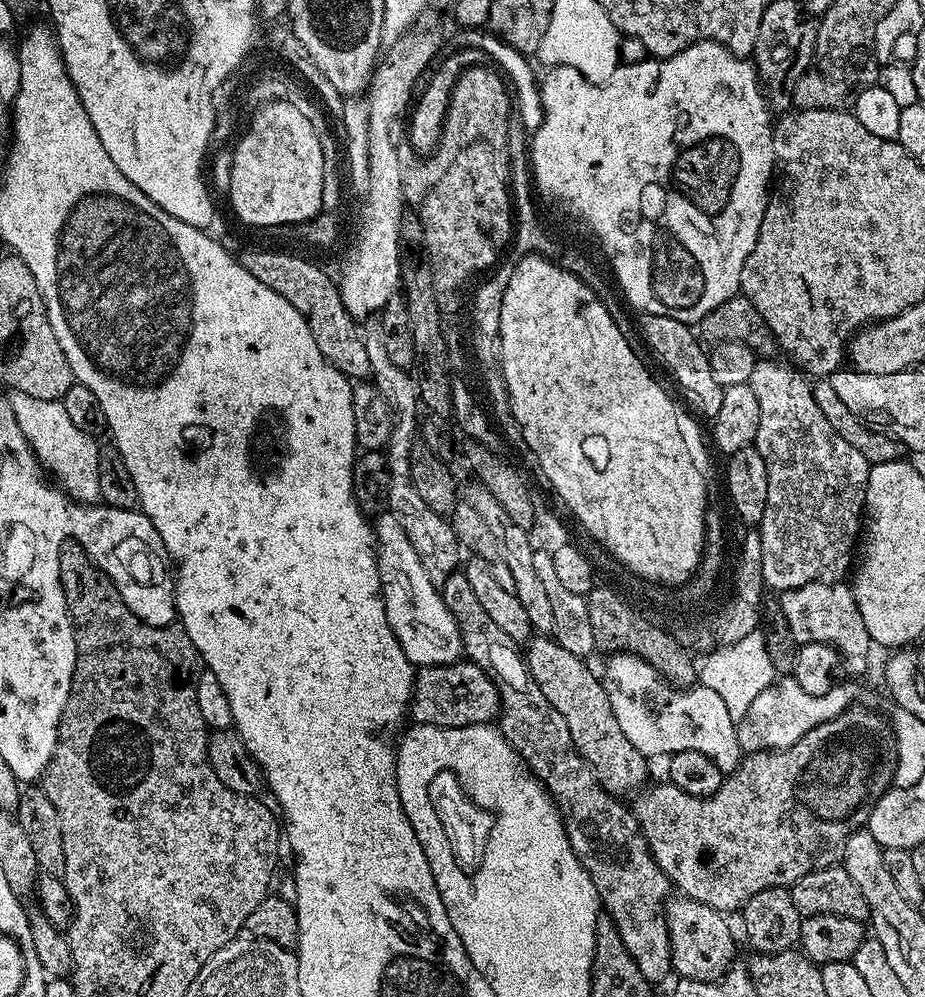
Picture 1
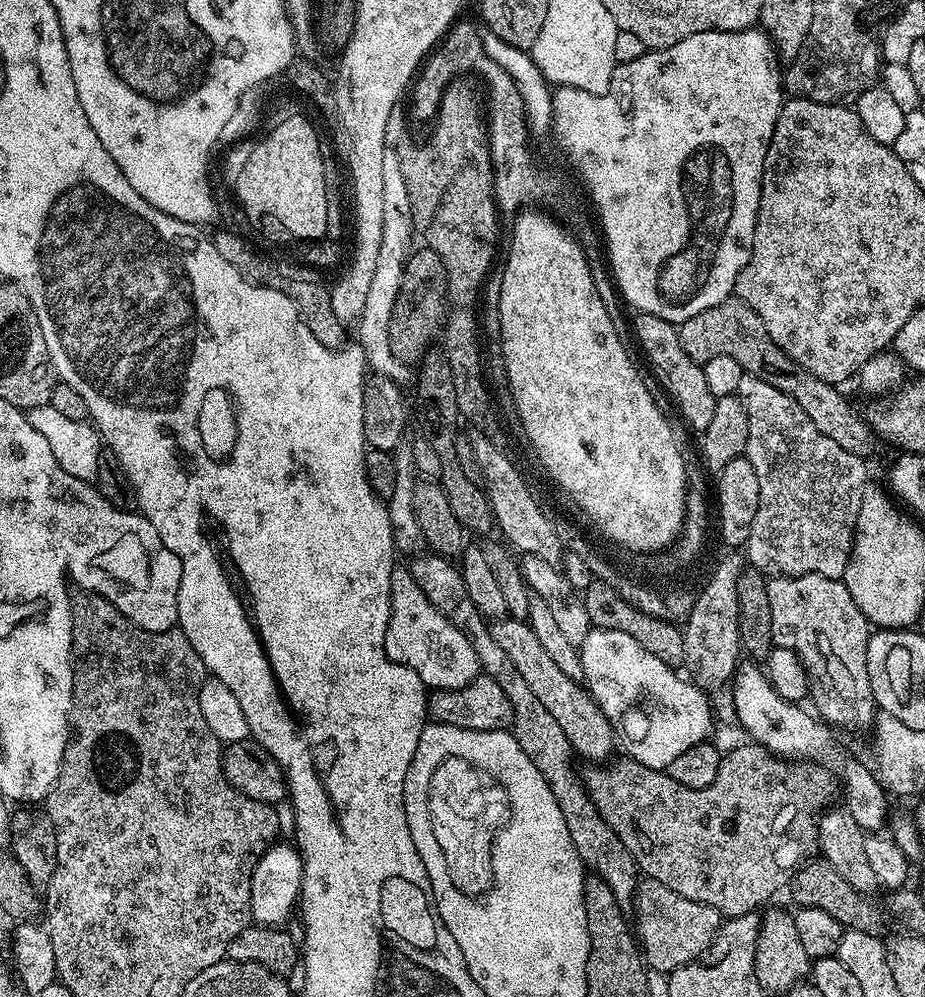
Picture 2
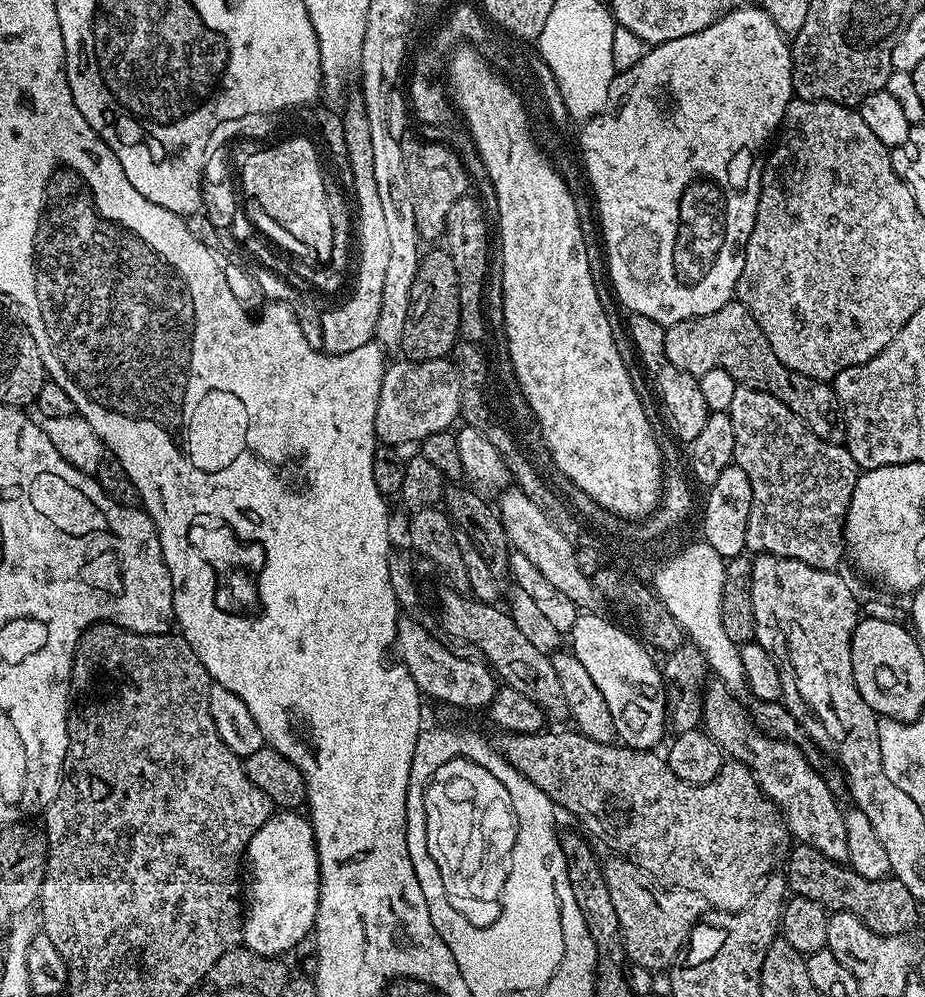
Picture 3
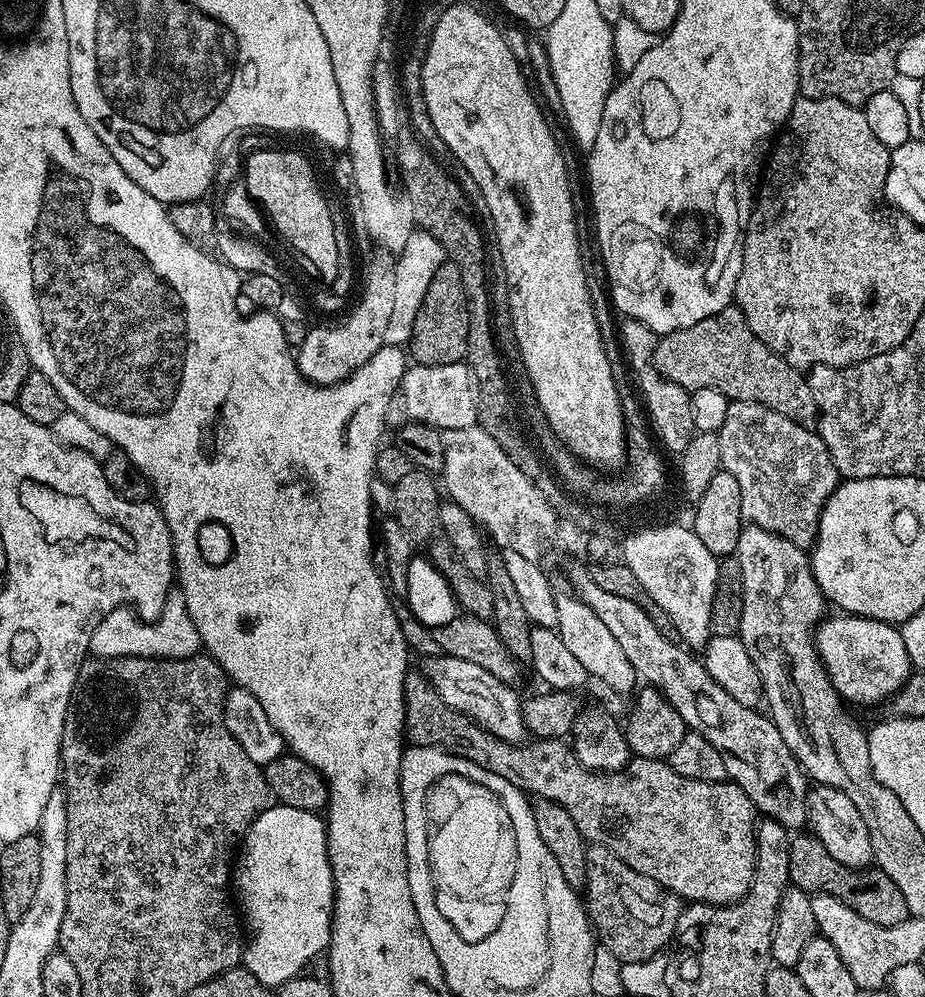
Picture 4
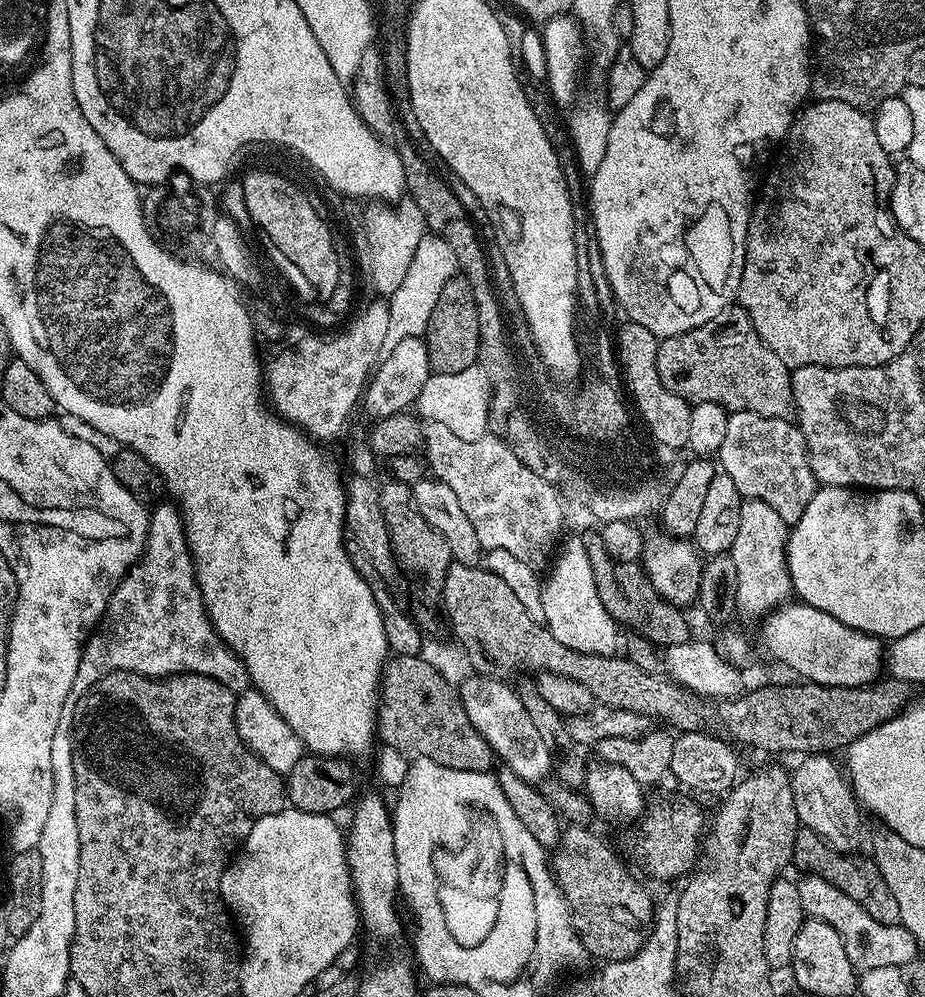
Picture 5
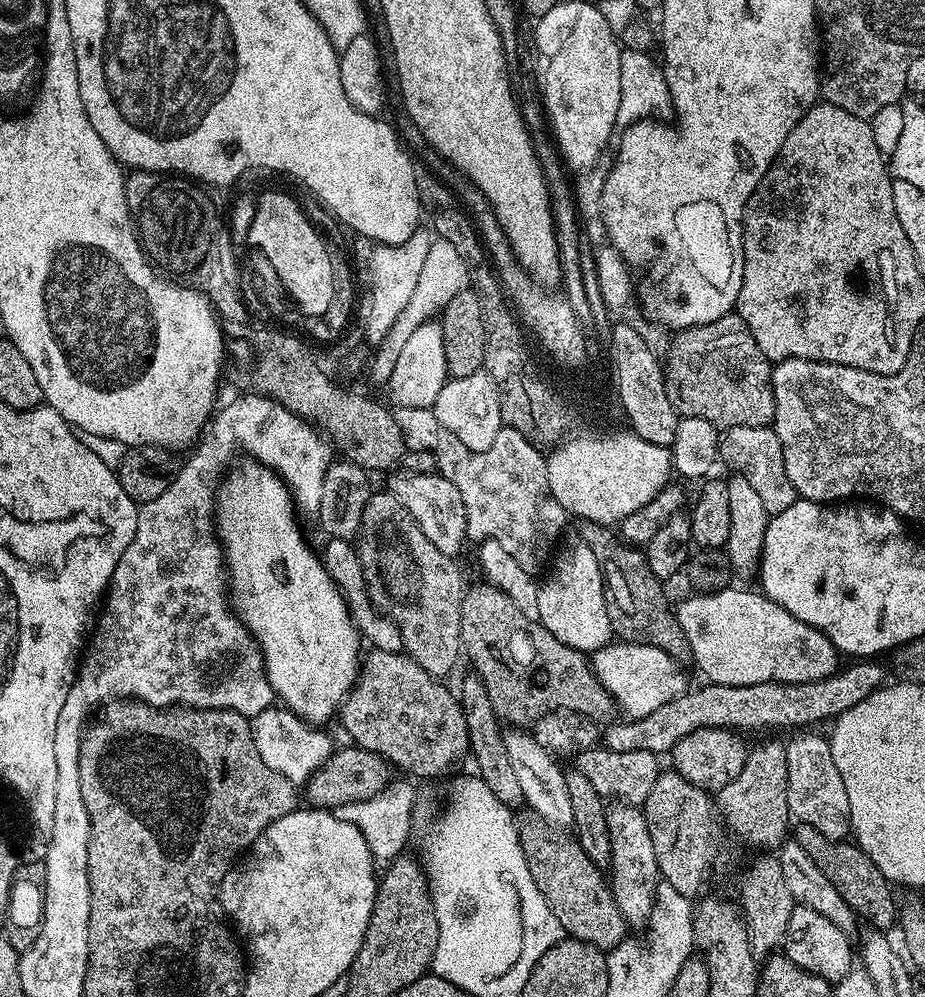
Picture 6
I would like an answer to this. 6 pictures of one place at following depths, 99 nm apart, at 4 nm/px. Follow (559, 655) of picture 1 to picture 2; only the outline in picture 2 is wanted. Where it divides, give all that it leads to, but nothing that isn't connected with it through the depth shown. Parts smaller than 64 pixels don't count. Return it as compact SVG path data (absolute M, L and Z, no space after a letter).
M501 618L491 625L490 631L499 653L530 687L538 702L541 702L542 706L545 706L546 710L553 715L554 720L558 722L558 726L566 734L572 746L573 753L592 760L588 762L607 761L613 755L611 752L614 729L609 724L606 714L602 714L601 708L597 706L591 693L583 685L568 678L551 661L542 642L539 641L537 634L527 621Z

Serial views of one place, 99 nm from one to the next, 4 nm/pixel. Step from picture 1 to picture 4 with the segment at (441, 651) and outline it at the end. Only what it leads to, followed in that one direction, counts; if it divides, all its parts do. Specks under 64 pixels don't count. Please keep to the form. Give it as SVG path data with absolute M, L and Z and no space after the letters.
M443 654L430 656L423 661L423 664L422 675L431 682L442 702L446 702L446 706L470 717L478 726L482 726L487 732L506 742L525 743L524 710L521 697L516 697L515 687L504 684L473 662L456 660L452 656Z

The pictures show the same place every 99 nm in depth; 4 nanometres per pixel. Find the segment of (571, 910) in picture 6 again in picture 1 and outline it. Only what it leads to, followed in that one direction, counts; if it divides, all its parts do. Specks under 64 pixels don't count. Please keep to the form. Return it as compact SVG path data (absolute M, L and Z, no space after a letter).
M669 899L663 911L668 921L675 975L686 980L718 980L733 967L735 960L732 959L736 956L736 940L728 925L729 917L697 900L679 899Z

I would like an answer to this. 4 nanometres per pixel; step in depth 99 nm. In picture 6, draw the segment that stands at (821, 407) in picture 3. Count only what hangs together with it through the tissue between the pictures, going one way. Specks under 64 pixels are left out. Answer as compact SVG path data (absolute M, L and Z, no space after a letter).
M729 314L709 324L679 329L671 337L664 364L664 385L668 387L668 397L674 410L681 417L706 418L721 430L734 426L766 428L776 418L772 370L773 365L764 357L762 350L758 350L746 322L742 322L738 315Z

